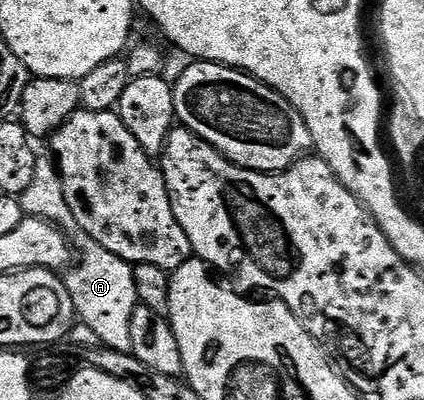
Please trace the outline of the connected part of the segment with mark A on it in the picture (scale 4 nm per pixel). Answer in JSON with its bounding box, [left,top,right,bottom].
[21,155,139,353]

